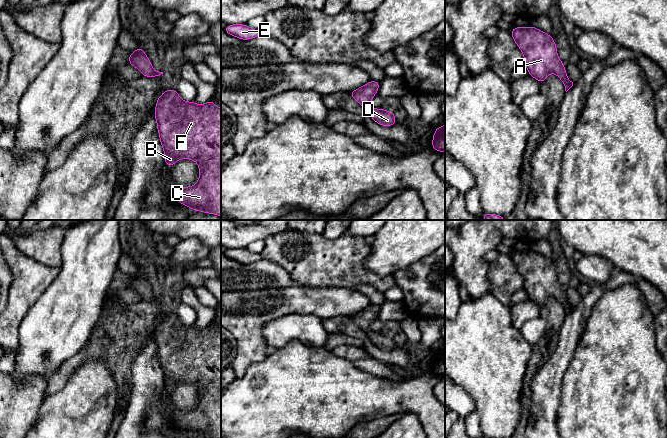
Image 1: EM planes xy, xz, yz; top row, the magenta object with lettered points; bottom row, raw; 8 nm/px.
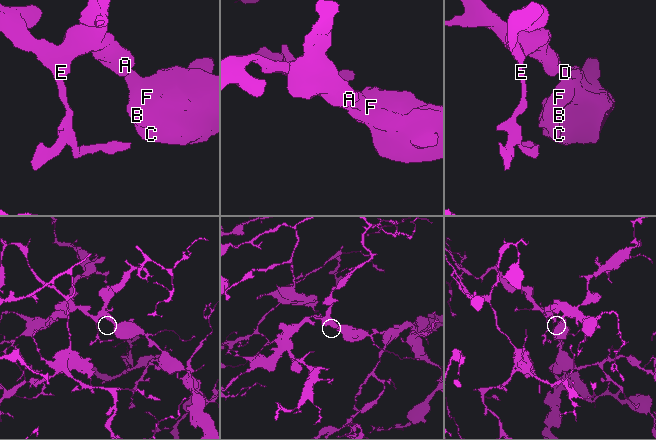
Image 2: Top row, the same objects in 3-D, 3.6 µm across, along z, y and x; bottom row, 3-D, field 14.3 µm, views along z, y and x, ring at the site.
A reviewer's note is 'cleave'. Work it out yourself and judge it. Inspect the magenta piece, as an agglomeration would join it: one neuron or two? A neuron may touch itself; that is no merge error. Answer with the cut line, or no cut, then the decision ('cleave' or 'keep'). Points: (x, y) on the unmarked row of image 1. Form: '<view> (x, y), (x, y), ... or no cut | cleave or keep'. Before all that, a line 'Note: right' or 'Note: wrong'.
Note: wrong
no cut | keep

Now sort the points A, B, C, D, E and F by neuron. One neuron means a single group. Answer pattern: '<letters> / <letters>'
A B C D E F

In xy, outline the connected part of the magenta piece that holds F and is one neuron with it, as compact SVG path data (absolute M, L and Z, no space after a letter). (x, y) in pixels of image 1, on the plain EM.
M176 313L165 314L156 325L154 335L164 386L172 391L179 383L190 383L199 390L199 404L190 411L172 408L175 423L190 433L221 438L221 332L210 323L197 329L180 322Z

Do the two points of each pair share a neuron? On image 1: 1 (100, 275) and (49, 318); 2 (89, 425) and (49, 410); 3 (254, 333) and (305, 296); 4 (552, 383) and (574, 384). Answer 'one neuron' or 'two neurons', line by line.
1: one neuron
2: one neuron
3: one neuron
4: two neurons

